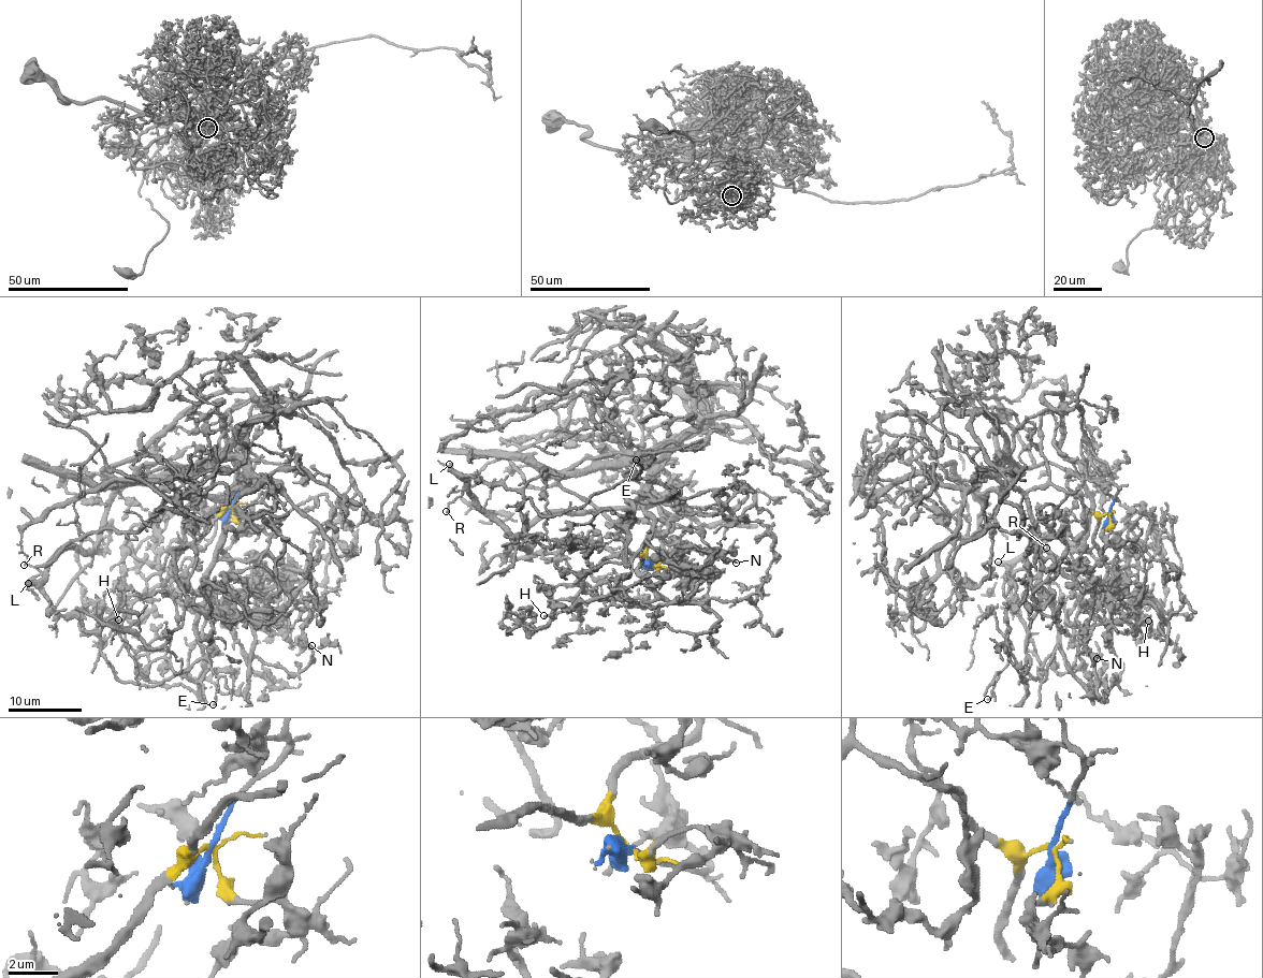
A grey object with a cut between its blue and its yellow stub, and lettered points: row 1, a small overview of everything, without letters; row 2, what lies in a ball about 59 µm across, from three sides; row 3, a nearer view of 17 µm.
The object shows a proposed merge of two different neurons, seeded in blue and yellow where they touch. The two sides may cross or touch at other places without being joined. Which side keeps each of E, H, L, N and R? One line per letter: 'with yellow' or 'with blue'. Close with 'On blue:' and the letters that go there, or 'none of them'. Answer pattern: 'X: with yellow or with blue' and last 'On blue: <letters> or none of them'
E: with blue
H: with yellow
L: with blue
N: with yellow
R: with blue
On blue: E, L, R

